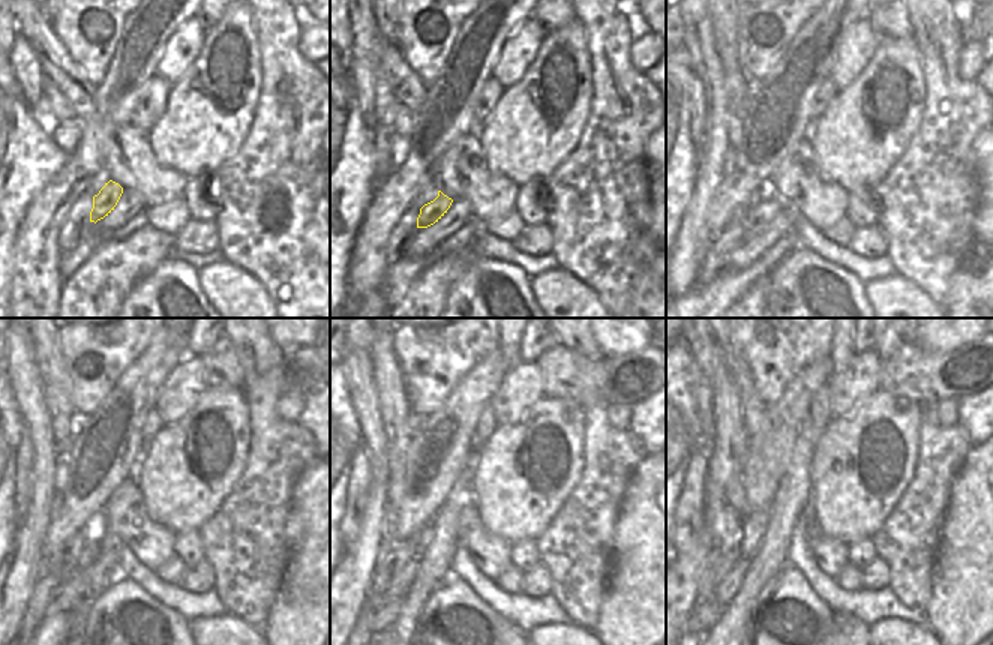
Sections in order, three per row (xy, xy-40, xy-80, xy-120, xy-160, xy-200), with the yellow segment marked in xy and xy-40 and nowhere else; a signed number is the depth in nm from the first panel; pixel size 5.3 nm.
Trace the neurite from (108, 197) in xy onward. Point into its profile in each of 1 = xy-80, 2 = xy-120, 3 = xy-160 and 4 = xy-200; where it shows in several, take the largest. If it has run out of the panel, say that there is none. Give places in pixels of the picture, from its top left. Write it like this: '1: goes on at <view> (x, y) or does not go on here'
1: goes on at xy-80 (765, 210)
2: goes on at xy-120 (89, 554)
3: goes on at xy-160 (399, 585)
4: goes on at xy-200 (728, 588)

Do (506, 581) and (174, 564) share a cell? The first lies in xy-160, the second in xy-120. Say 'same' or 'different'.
same

